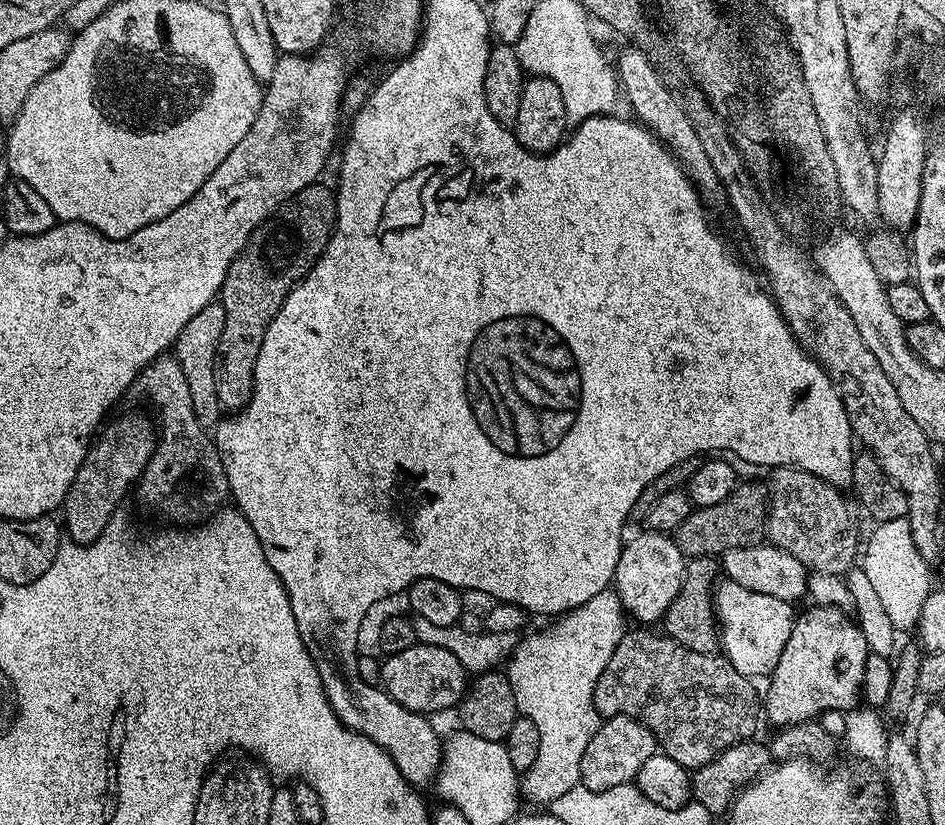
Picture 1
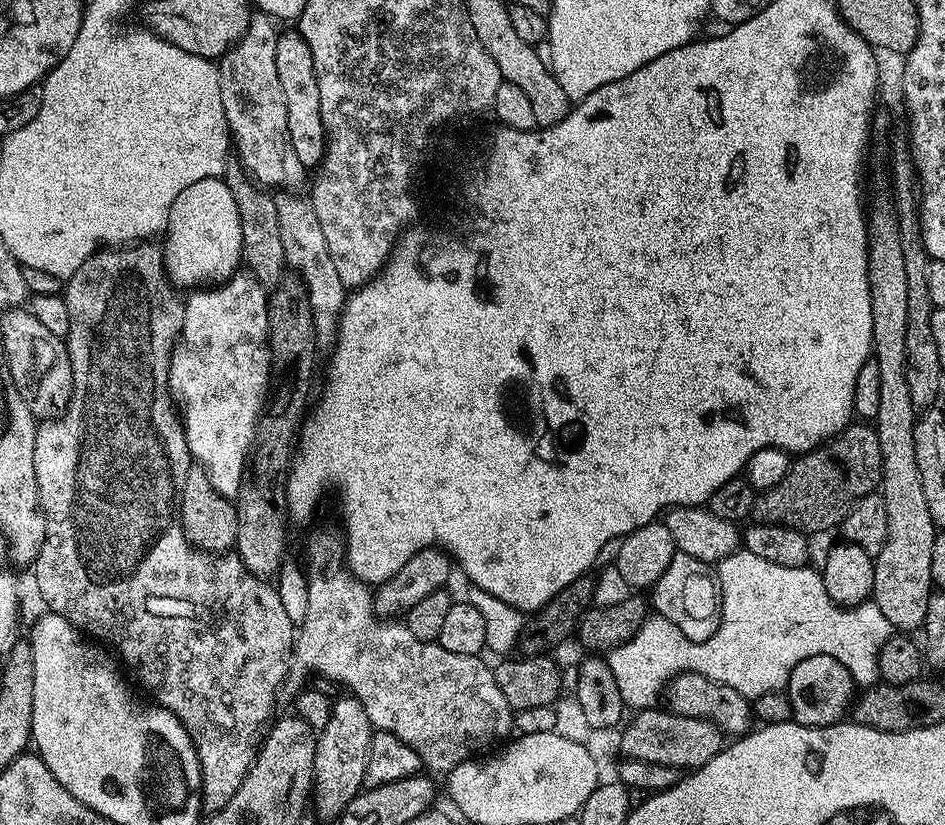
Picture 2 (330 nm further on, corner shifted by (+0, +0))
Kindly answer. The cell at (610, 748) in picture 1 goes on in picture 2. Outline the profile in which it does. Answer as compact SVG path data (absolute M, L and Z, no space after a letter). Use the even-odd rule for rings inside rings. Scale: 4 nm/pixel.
M660 706L645 708L633 716L636 717L623 725L624 733L620 736L620 748L629 760L669 764L681 770L695 770L710 762L710 758L721 755L726 744L725 733L702 718L686 718Z

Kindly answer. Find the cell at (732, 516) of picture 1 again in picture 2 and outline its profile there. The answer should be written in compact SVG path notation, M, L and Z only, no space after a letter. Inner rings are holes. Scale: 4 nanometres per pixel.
M864 422L849 423L839 436L829 440L827 444L821 444L811 452L797 455L790 470L786 470L786 478L782 478L778 486L757 495L755 519L766 524L781 524L805 534L828 532L831 528L839 529L853 504L863 496L873 495L880 488L881 474L882 450L878 450L878 434L875 427Z

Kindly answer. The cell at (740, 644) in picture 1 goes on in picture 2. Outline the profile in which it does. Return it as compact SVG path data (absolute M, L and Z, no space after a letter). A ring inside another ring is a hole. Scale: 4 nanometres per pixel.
M676 552L662 578L652 585L650 604L655 615L663 616L669 624L678 626L688 640L709 640L720 625L720 586L713 565L690 558L690 554L685 552Z

